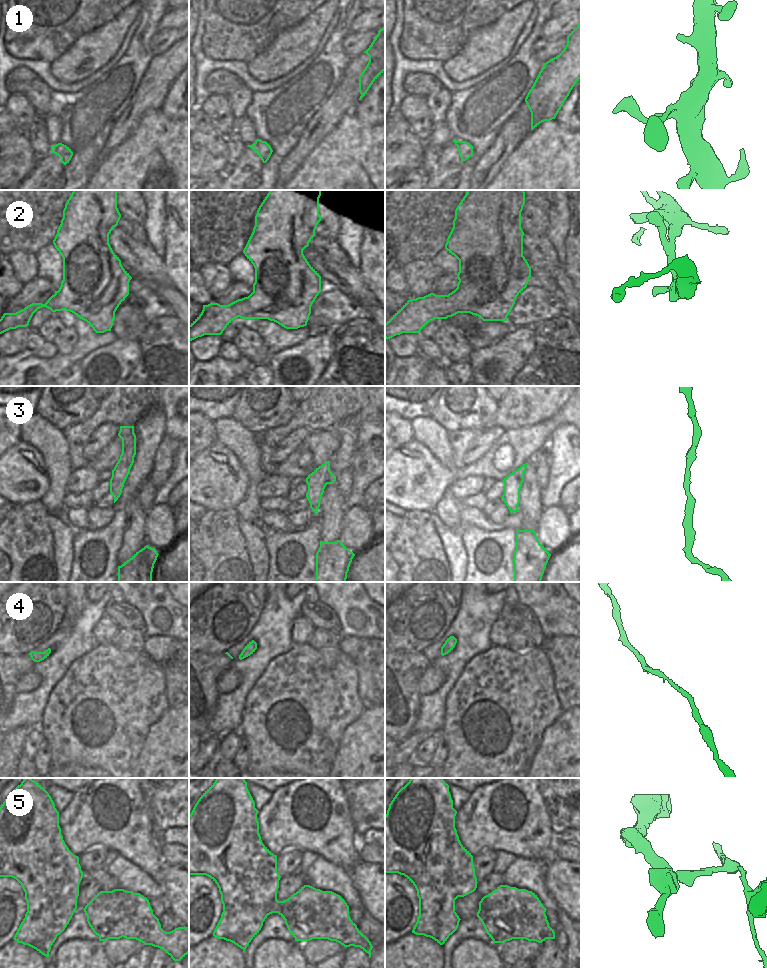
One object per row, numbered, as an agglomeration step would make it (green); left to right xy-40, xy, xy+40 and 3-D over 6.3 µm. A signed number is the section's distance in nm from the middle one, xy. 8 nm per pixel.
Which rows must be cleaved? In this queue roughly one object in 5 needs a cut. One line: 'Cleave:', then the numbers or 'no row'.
Cleave: 5

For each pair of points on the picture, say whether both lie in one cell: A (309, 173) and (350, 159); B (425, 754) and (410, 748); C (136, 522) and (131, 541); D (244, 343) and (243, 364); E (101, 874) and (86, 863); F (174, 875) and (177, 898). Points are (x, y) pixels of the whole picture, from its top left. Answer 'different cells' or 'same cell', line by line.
A: same cell
B: different cells
C: same cell
D: different cells
E: different cells
F: same cell

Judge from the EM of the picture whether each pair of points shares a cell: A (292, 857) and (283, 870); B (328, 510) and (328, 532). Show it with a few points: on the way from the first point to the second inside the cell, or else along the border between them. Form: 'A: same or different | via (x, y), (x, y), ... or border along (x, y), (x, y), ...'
A: same | via (290, 860), (285, 867)
B: same | via (328, 515), (328, 527)

